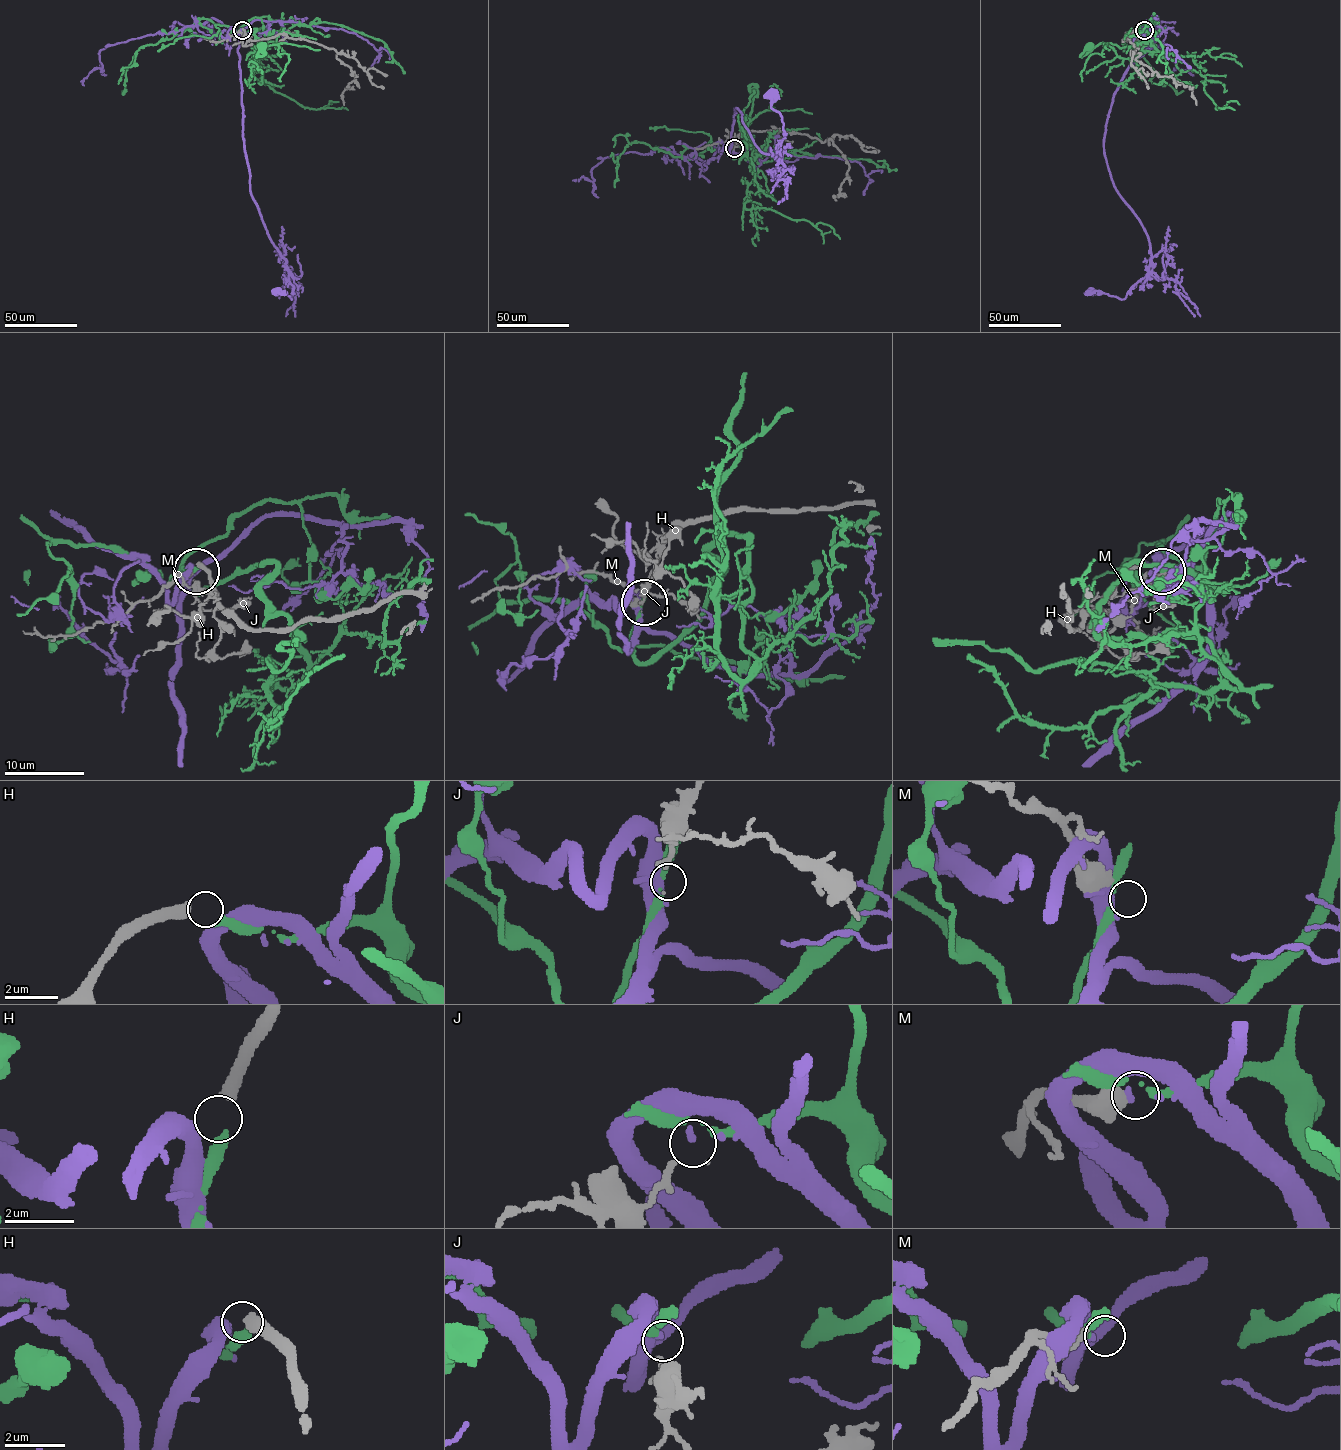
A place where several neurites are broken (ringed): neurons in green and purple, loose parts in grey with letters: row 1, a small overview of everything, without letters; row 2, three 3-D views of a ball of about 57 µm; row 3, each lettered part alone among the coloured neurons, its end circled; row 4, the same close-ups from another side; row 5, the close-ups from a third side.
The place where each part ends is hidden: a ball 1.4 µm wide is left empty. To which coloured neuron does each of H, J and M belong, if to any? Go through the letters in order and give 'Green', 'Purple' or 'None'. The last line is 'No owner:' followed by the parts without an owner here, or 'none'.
H: Green
J: Purple
M: None
No owner: M

